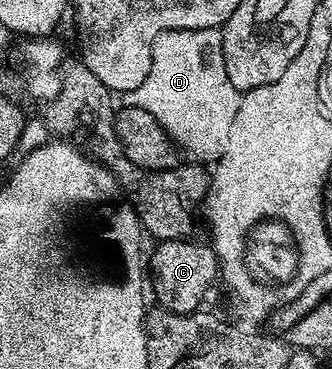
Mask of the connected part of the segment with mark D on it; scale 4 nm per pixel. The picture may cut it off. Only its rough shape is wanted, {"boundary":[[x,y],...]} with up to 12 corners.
{"boundary":[[220,28],[163,32],[126,96],[196,162],[220,159],[242,93]]}

